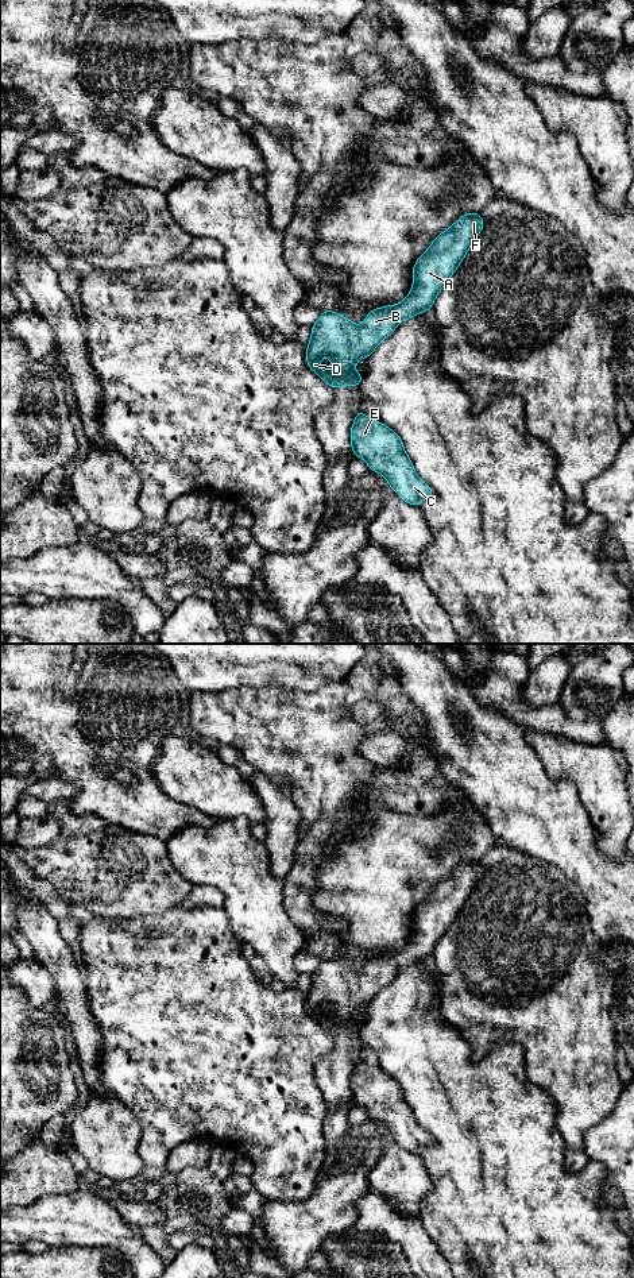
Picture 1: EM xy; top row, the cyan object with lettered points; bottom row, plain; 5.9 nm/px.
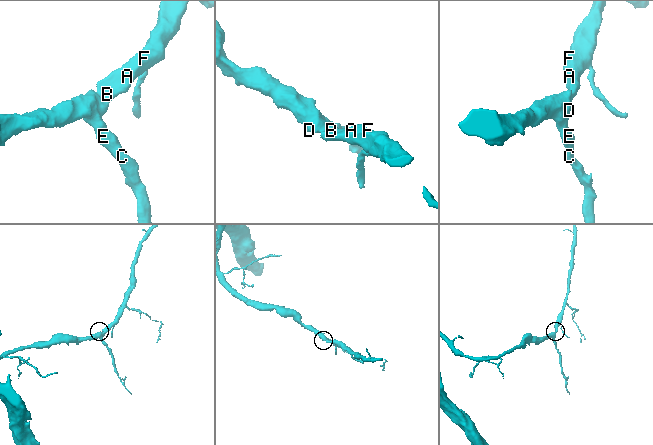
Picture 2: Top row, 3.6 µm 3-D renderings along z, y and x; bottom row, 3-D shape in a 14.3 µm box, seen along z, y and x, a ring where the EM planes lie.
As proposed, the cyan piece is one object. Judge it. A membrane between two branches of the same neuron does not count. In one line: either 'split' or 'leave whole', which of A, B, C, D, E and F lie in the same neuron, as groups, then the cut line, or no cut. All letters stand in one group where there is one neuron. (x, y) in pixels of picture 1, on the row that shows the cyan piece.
leave whole; A B C D E F; no cut

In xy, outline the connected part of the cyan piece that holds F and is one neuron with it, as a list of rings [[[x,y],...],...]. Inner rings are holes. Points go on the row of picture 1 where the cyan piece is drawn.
[[[467,213],[441,232],[417,259],[409,296],[398,305],[372,309],[362,325],[355,325],[336,312],[324,310],[312,325],[312,339],[306,347],[310,370],[333,389],[359,386],[363,375],[353,371],[356,362],[368,358],[401,321],[432,309],[438,291],[459,267],[483,227],[480,213]],[[324,356],[330,358],[333,366],[320,374],[320,359]]]

